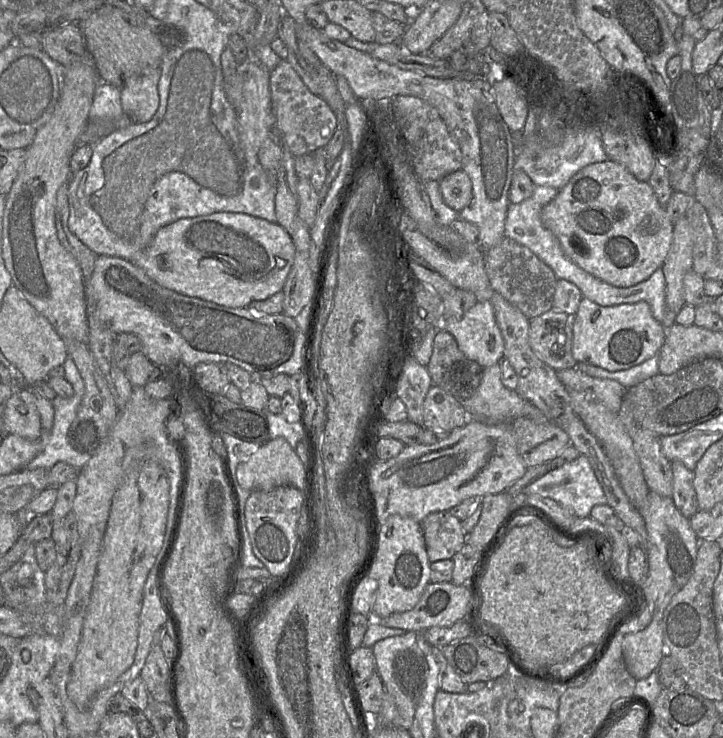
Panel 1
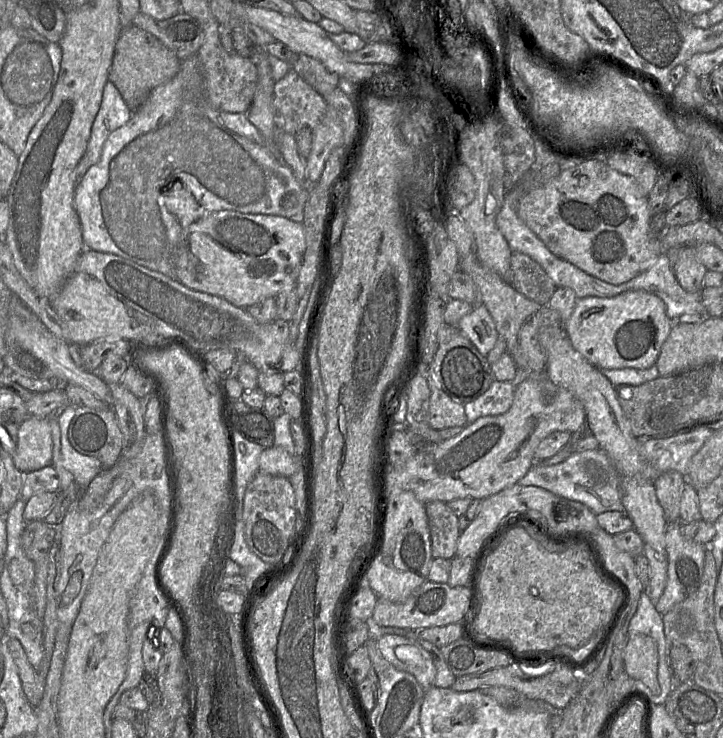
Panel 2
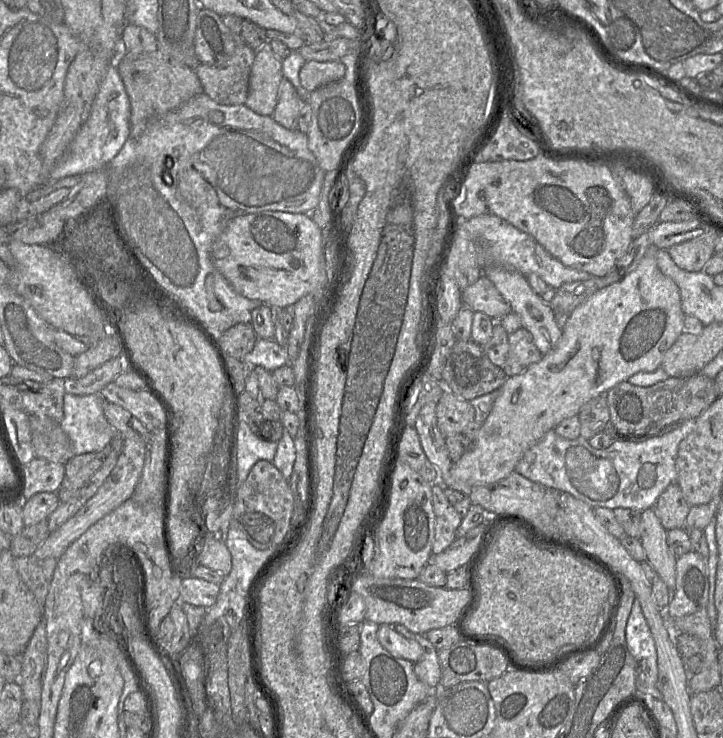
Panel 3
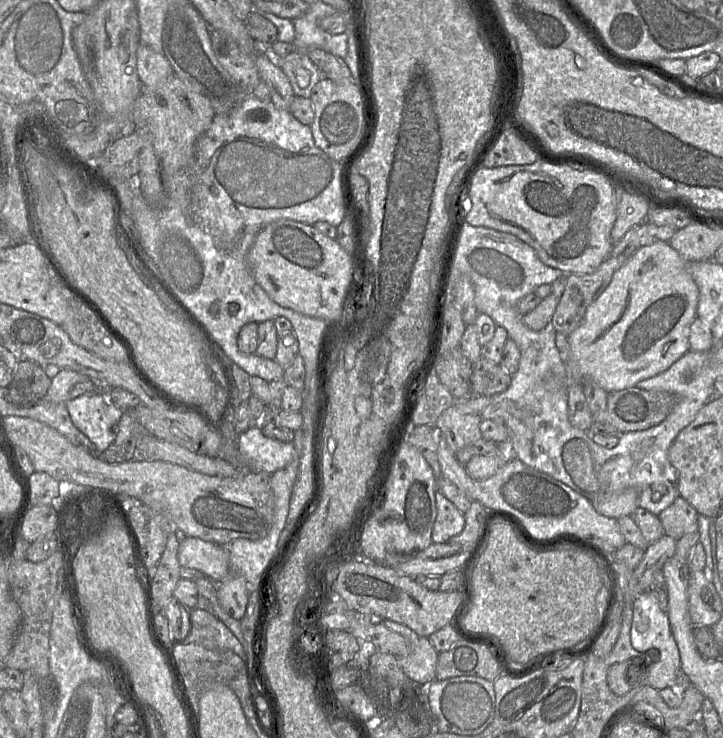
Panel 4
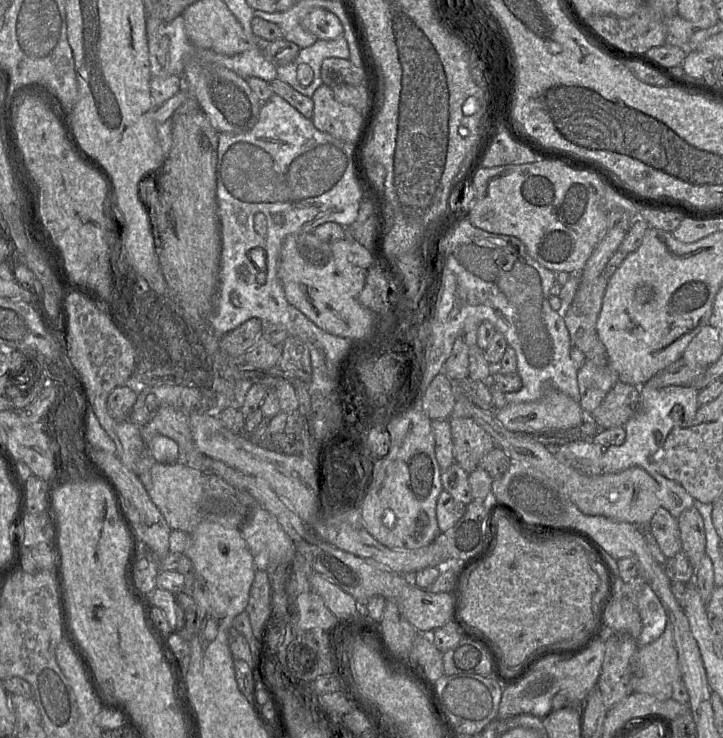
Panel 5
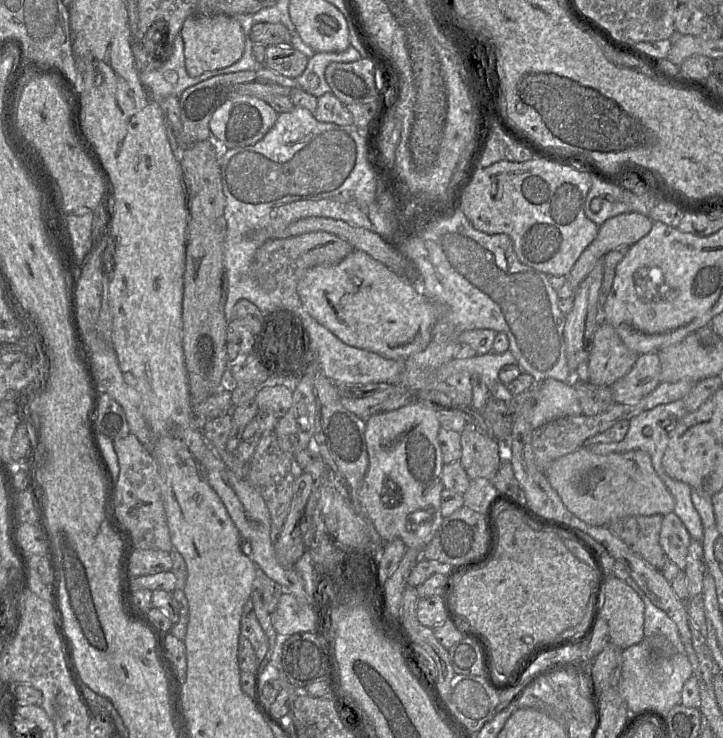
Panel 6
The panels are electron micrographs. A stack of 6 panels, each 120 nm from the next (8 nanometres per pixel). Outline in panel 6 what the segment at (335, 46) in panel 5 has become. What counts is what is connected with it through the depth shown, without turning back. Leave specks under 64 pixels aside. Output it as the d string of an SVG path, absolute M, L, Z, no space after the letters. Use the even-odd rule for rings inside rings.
M351 45L342 52L315 52L308 58L308 63L303 73L295 78L298 88L319 98L331 89L325 79L325 69L332 62L349 63L361 59L359 51Z

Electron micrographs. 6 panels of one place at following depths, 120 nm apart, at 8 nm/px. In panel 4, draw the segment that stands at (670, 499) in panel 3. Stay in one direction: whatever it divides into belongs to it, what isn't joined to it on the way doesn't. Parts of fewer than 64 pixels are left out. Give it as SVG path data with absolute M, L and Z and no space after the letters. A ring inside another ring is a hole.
M681 496L659 514L665 534L679 540L683 535L698 531L698 513Z

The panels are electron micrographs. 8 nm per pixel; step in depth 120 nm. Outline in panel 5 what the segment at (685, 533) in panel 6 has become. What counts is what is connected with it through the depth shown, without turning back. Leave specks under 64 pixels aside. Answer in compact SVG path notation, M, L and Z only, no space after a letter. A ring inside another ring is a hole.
M660 507L649 522L649 531L667 559L682 551L677 519Z

